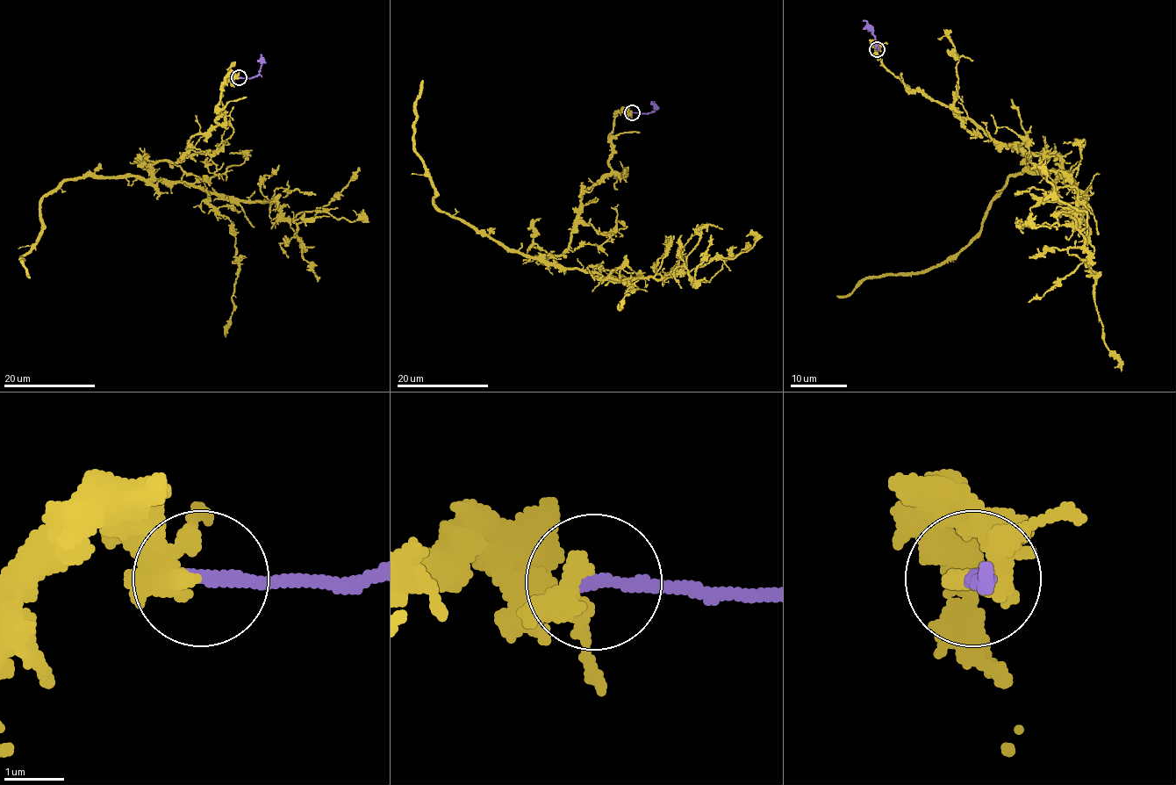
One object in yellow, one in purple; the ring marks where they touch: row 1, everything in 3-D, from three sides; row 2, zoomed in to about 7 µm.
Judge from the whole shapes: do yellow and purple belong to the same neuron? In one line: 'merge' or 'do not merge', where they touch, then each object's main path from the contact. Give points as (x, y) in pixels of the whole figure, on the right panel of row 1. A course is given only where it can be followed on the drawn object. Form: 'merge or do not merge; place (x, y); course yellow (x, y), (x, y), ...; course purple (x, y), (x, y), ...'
merge; place (877, 49); course yellow (877, 48), (911, 89), (1064, 172), (1009, 176), (982, 229), (924, 273), (836, 296); course purple (877, 48), (870, 27), (863, 20)

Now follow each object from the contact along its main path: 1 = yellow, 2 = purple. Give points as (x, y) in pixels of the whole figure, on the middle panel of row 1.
1: (631, 112), (615, 115), (611, 171), (583, 194), (570, 246), (543, 262), (433, 203), (415, 150), (423, 80)
2: (632, 112), (650, 112), (654, 107), (653, 101)

